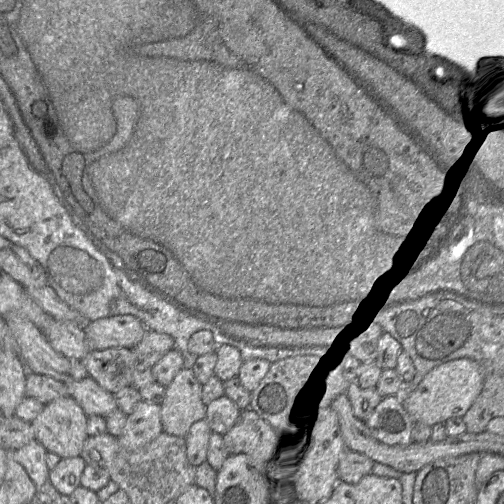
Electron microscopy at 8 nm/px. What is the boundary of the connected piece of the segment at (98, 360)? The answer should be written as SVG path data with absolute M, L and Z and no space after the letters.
M108 348L89 351L80 360L88 372L103 389L115 393L130 386L138 358L130 348Z

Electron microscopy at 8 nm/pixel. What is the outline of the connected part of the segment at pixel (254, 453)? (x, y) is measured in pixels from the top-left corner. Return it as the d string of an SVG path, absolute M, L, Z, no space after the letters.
M250 408L240 412L234 426L223 435L229 455L247 454L263 463L271 464L281 433Z

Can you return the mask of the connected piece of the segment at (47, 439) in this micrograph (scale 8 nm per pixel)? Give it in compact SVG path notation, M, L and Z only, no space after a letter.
M64 396L45 404L41 413L31 421L35 440L42 444L46 451L57 454L61 458L79 456L87 439L88 415L71 397Z

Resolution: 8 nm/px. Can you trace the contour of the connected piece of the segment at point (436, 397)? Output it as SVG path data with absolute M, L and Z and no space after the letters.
M462 358L446 362L425 375L418 386L402 395L402 404L415 423L434 426L455 417L463 417L473 405L484 385L481 363Z

